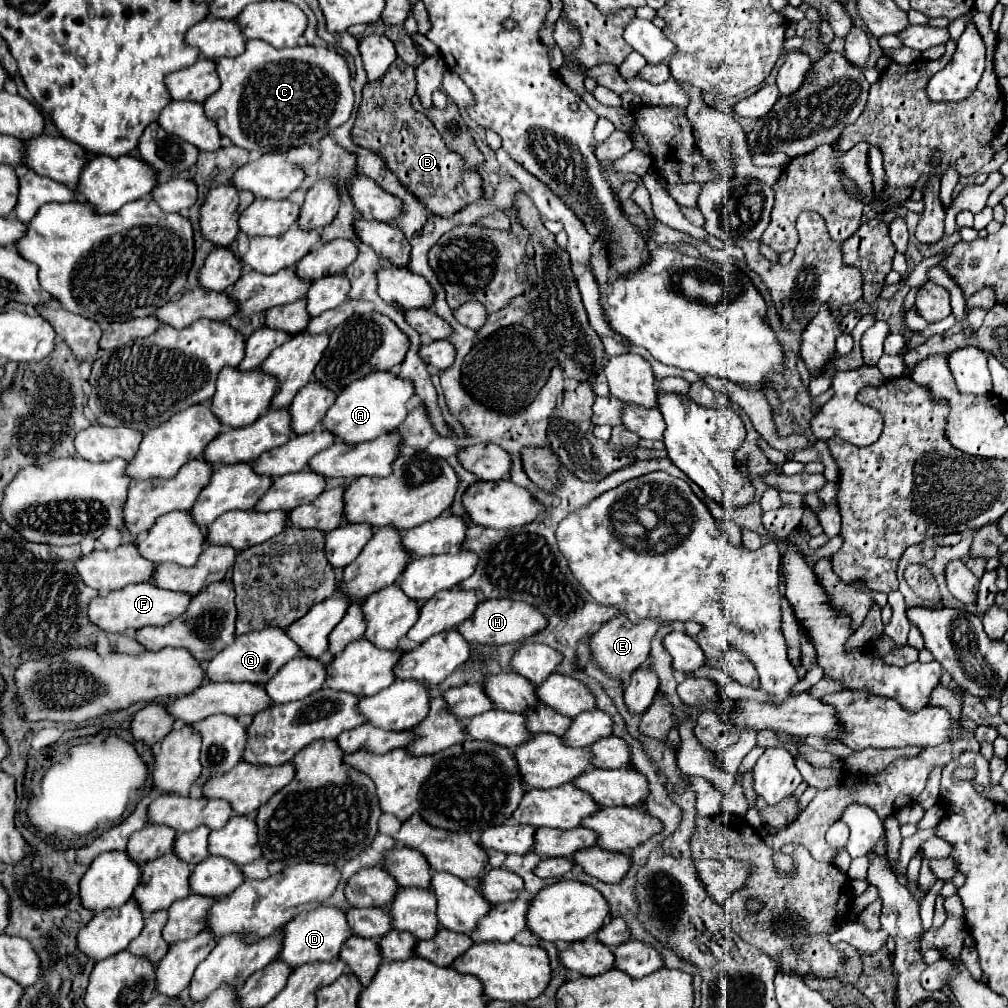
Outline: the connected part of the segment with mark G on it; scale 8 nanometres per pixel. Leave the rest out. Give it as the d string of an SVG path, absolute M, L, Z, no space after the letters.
M268 626L260 632L248 632L236 636L234 644L224 648L224 652L216 654L210 662L206 662L206 674L212 682L256 682L266 684L278 670L292 658L300 656L300 646L286 634L284 628Z

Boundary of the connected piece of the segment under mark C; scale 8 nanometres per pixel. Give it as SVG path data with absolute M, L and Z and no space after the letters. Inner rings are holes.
M248 40L246 52L236 58L218 60L218 76L222 86L204 100L204 112L218 124L222 136L228 136L236 146L260 154L288 152L304 144L318 144L326 134L344 124L354 108L354 90L350 86L350 68L344 56L324 46L274 48L264 40Z

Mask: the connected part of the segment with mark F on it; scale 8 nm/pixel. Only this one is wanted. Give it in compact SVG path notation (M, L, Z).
M152 582L130 584L122 590L114 590L108 596L98 596L90 604L90 620L104 628L106 632L122 632L126 628L144 628L144 626L164 626L174 618L182 616L190 606L194 594L188 592L172 592L160 588Z

